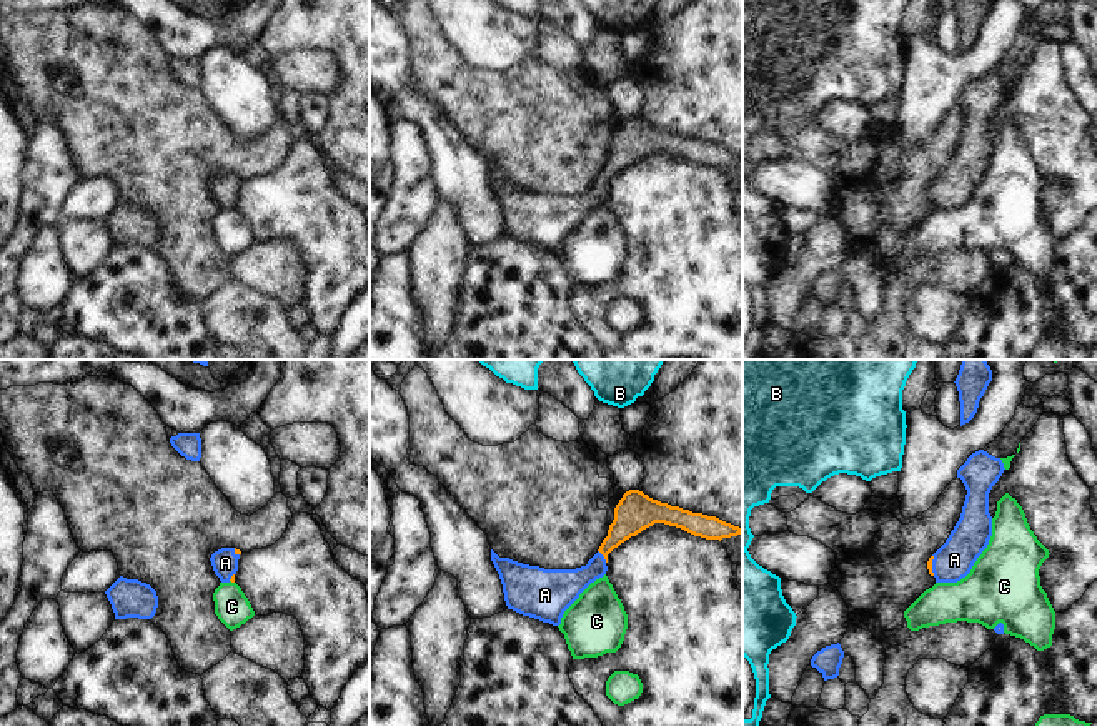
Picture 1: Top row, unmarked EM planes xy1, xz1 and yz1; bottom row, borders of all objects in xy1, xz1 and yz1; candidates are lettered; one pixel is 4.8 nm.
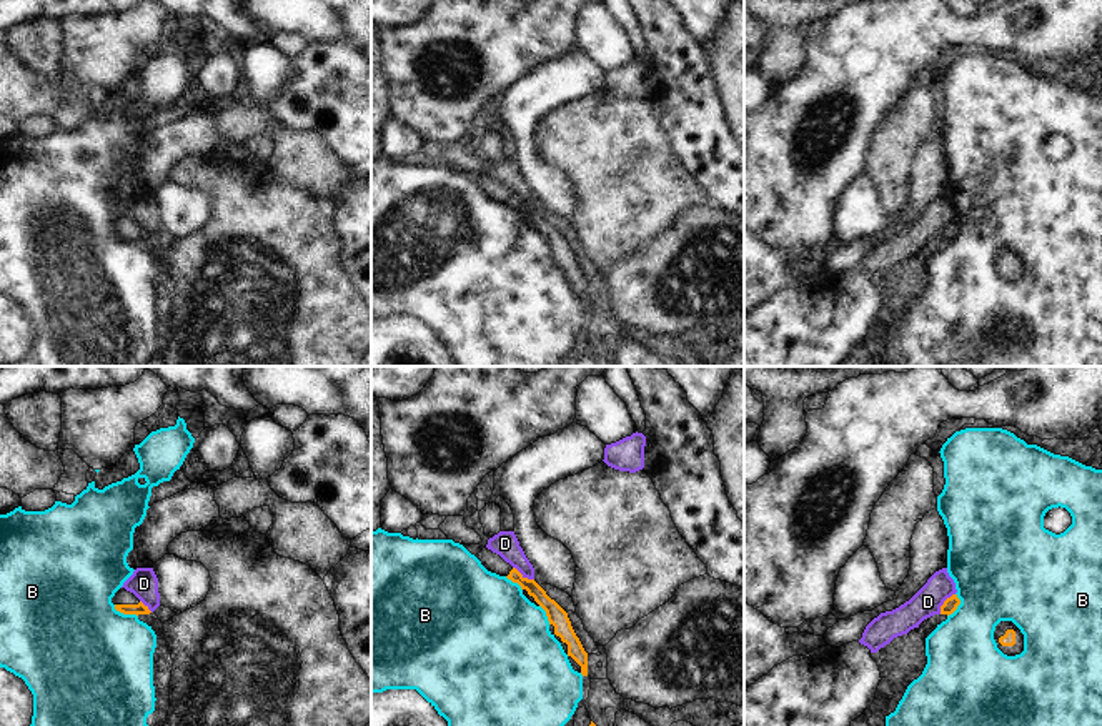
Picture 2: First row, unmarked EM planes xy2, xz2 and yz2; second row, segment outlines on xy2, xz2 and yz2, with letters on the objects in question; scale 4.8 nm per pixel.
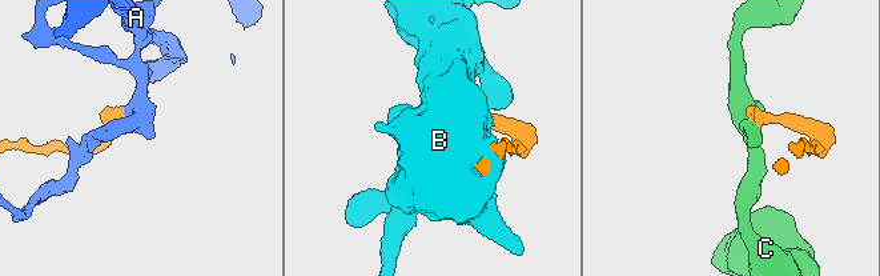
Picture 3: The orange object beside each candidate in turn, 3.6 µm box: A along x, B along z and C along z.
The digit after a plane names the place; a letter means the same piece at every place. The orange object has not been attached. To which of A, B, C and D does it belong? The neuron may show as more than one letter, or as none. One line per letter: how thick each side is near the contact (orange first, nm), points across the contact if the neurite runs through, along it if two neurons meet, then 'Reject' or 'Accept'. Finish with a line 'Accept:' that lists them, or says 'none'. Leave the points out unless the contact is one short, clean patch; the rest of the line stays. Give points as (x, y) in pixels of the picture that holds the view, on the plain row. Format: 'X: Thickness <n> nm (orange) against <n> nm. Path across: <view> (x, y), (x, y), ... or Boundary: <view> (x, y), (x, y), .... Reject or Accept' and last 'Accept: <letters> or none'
A: Thickness 180 nm (orange) against 180 nm. Path across: xz1 (633, 140), (603, 182), (581, 205), (563, 213). Accept
B: Thickness 60 nm (orange) against 480 nm. Reject
C: Thickness 20 nm (orange) against 170 nm. Boundary: xy1 (230, 207), (233, 210). Reject
D: Thickness 70 nm (orange) against 140 nm. Boundary: yz2 (954, 220), (944, 228), (939, 240). Reject
Accept: A

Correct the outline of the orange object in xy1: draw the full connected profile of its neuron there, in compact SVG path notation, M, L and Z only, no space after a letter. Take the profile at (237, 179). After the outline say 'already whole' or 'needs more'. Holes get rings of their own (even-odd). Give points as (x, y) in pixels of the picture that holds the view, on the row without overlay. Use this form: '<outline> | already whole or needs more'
M221 175L211 182L210 188L213 198L221 210L235 210L240 182L241 178L236 175Z | needs more

